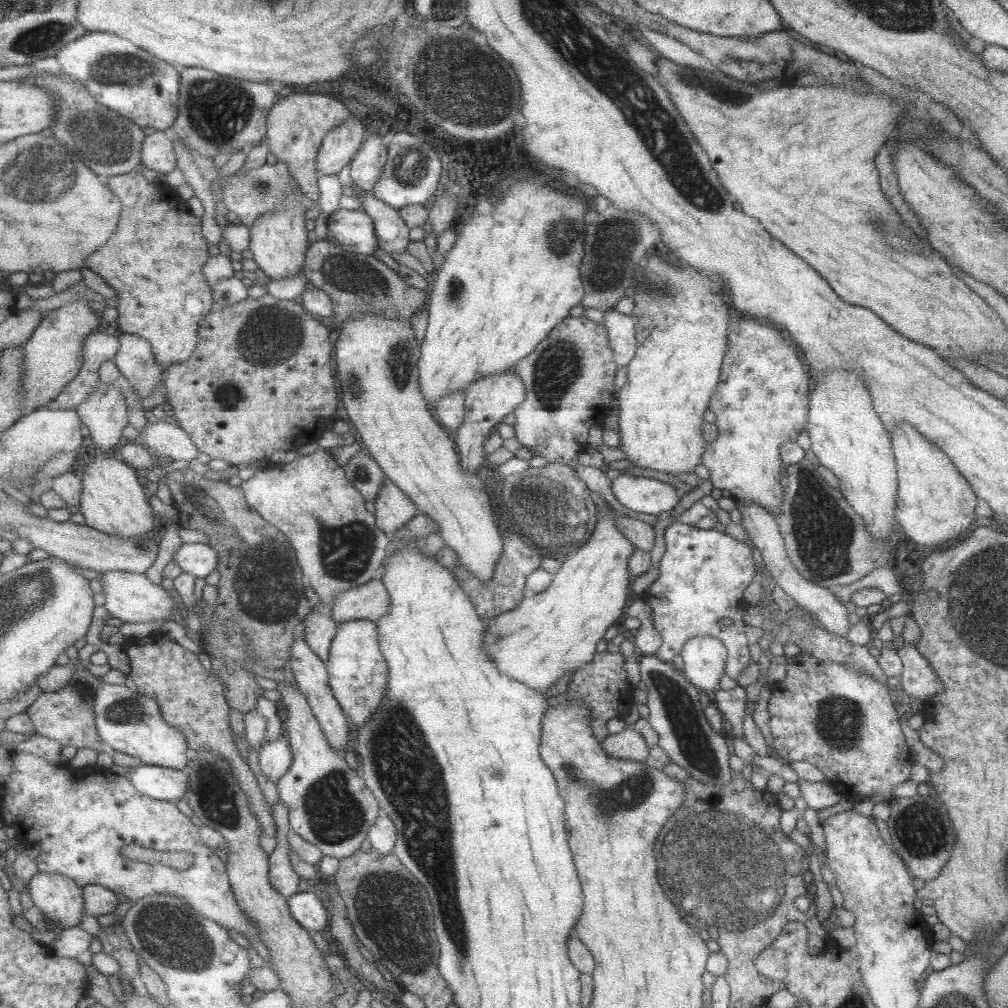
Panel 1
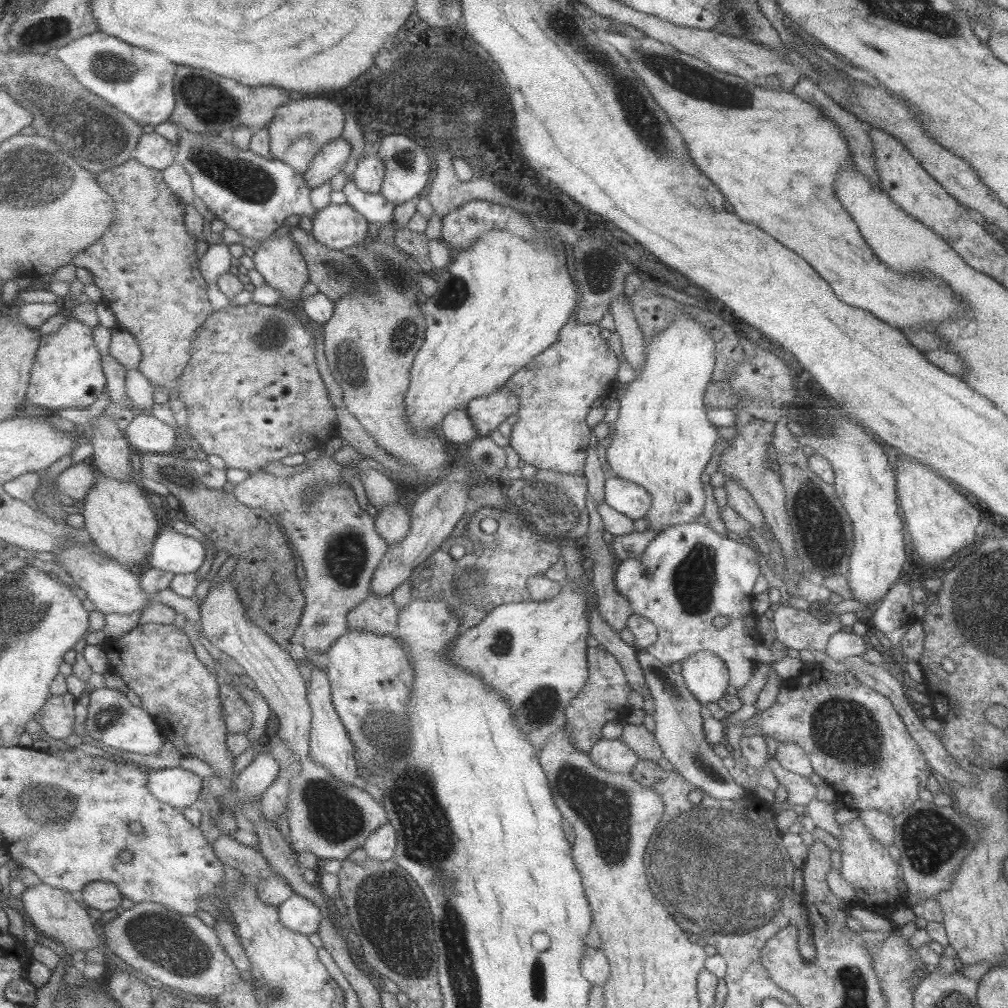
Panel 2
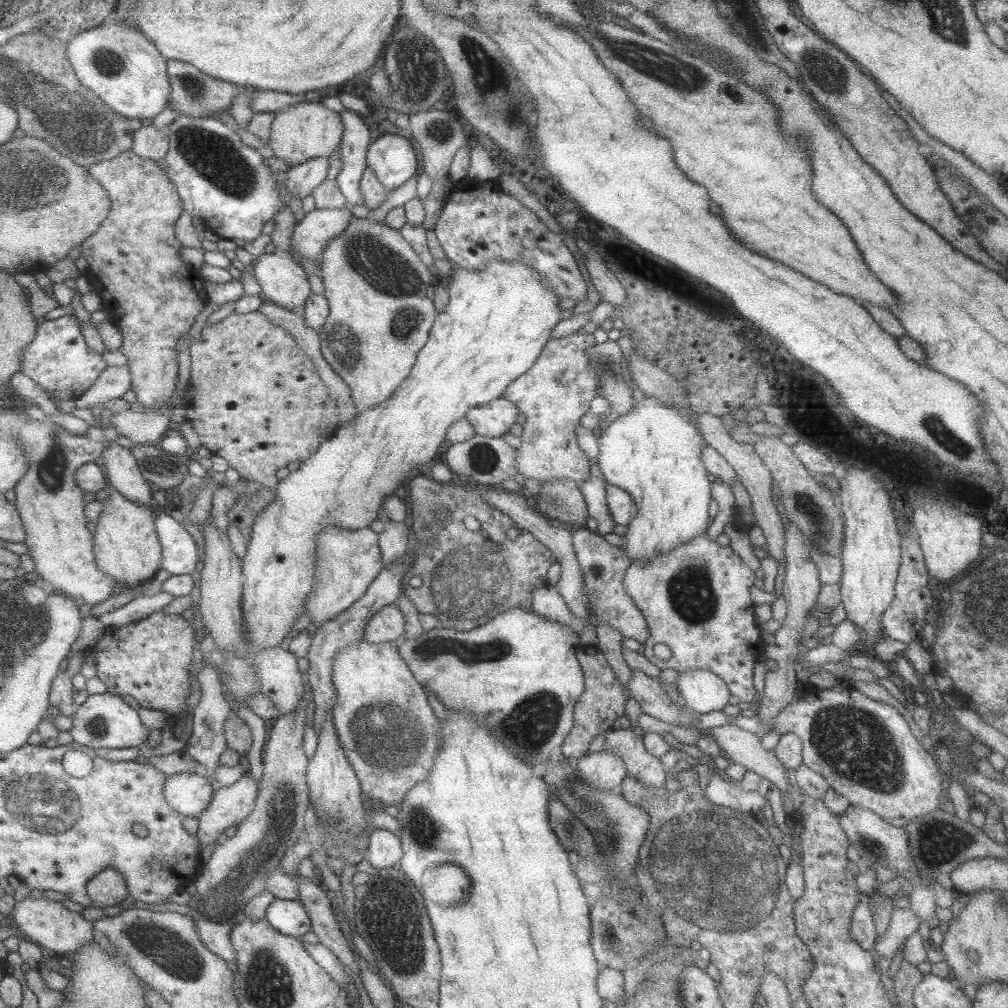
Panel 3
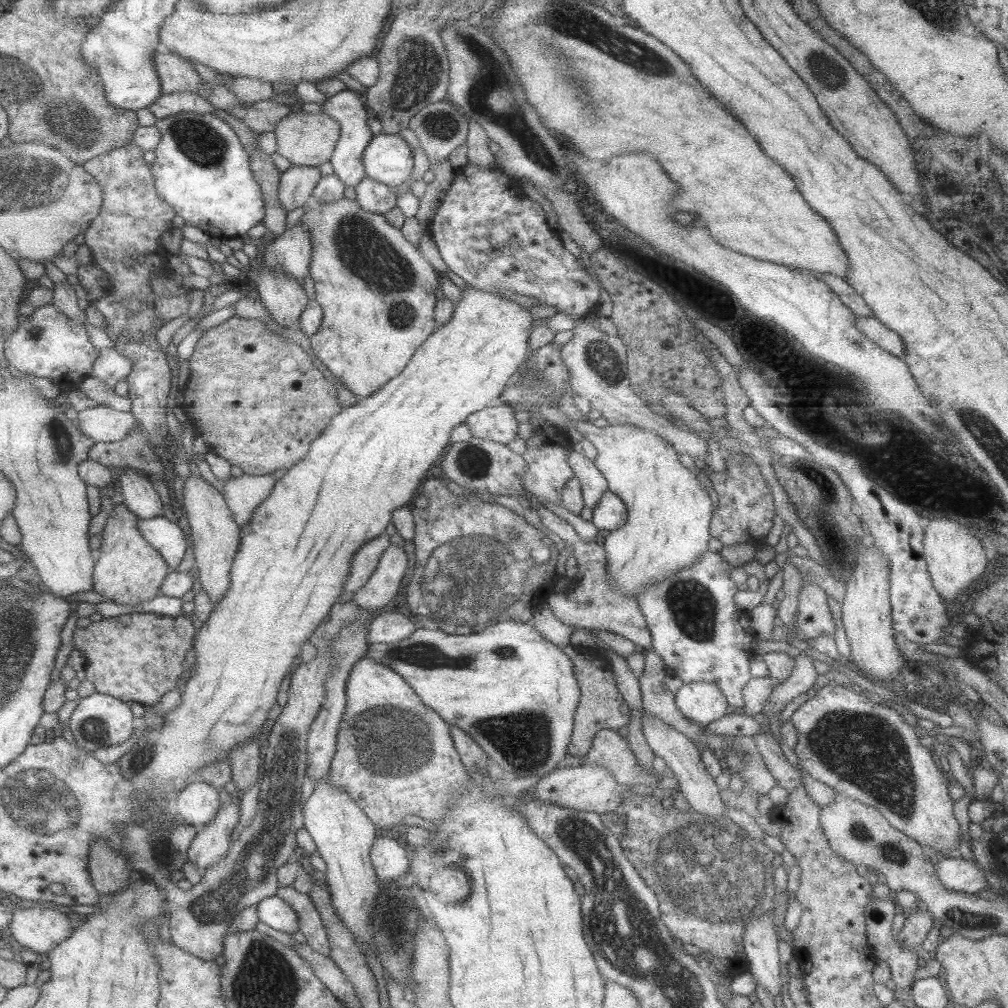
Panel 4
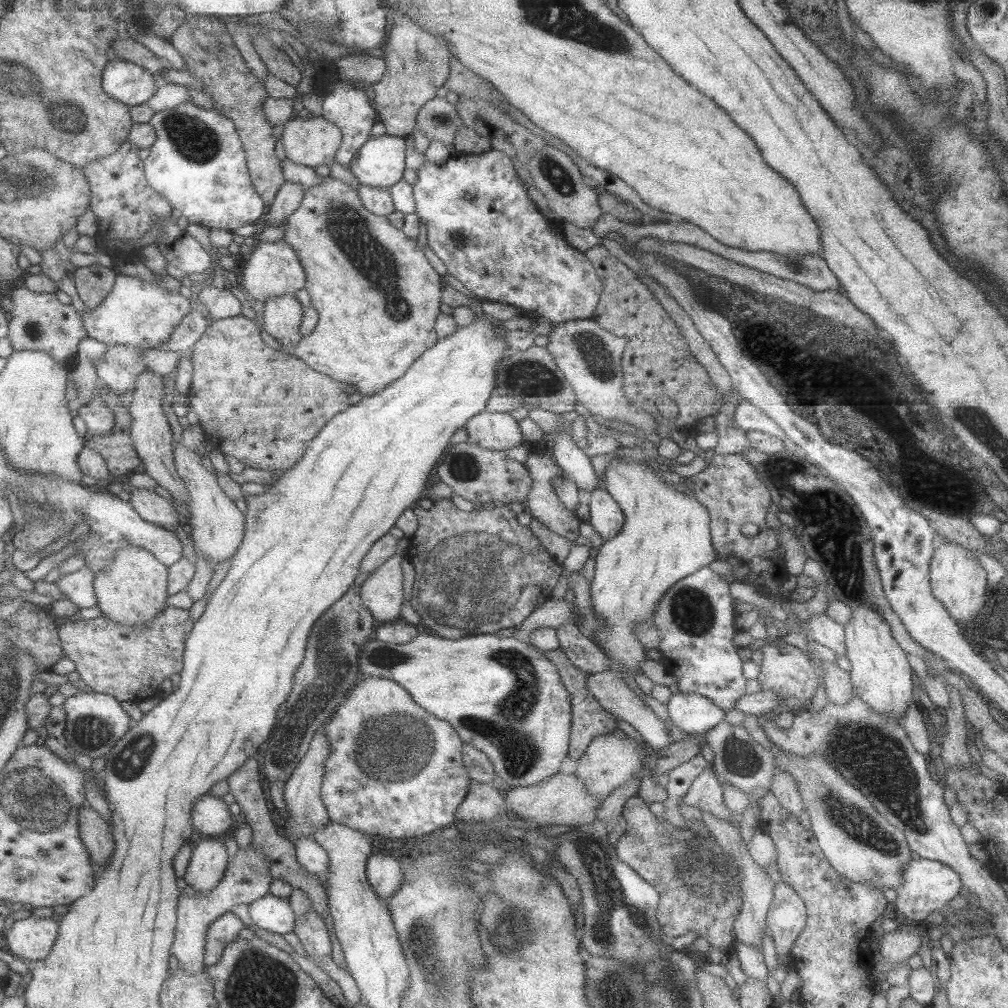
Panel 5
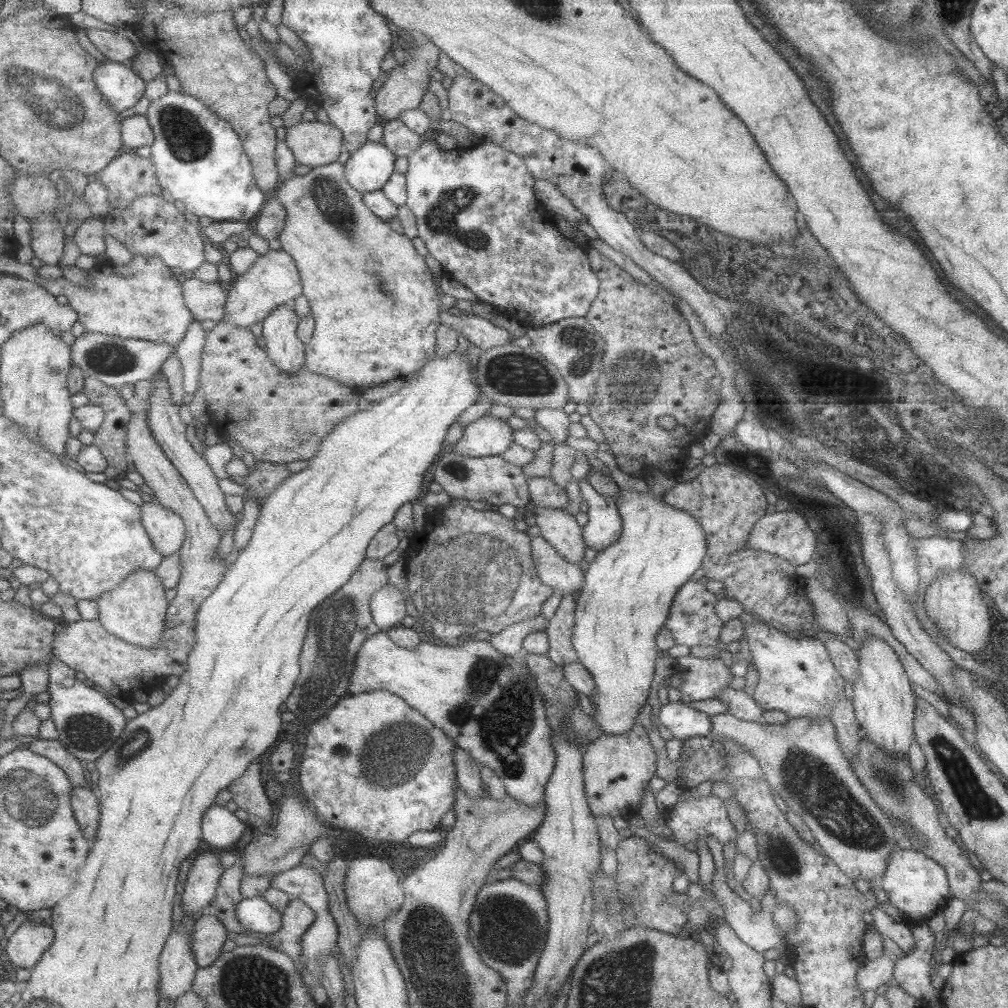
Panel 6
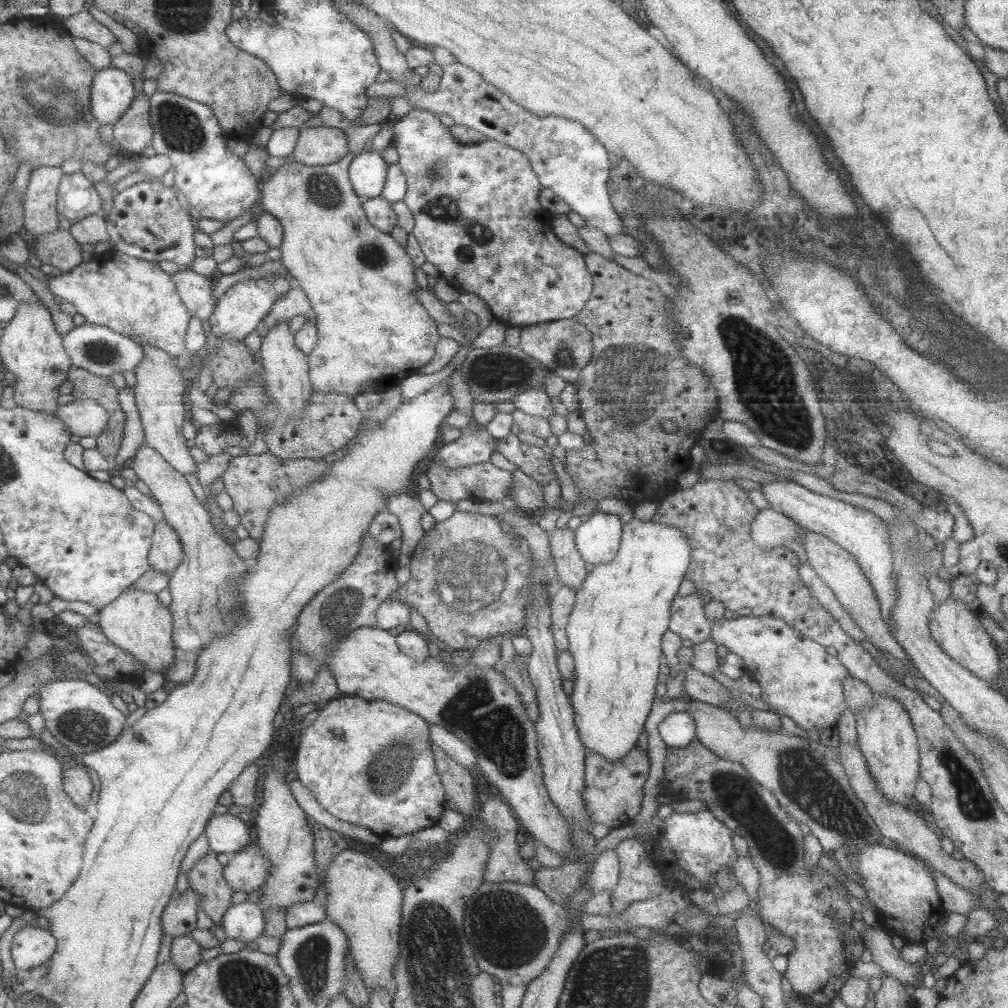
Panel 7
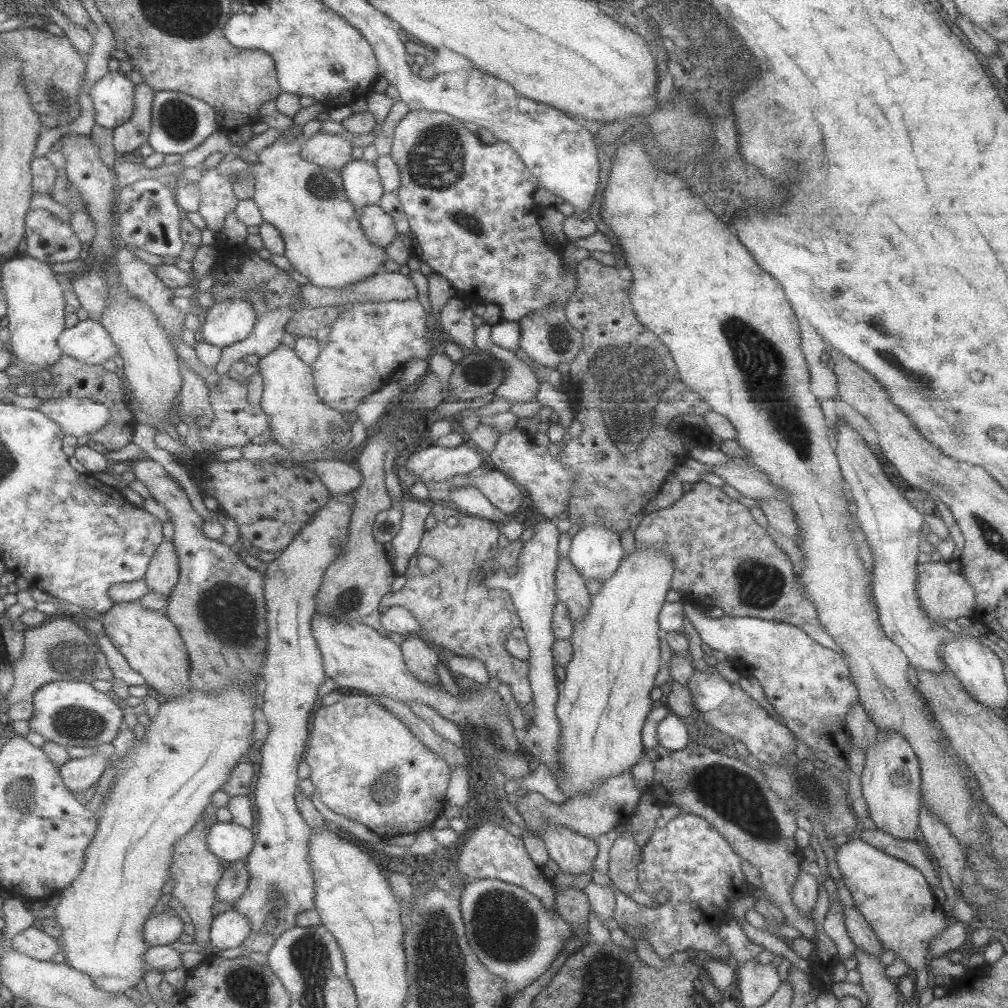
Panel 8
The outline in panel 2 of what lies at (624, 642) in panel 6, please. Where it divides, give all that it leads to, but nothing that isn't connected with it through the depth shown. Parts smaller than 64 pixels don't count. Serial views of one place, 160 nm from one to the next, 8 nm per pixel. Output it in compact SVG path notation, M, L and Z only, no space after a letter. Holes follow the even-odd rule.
M675 314L675 320L657 336L646 342L645 362L635 380L627 385L627 391L619 399L617 418L611 423L611 437L605 442L607 466L610 476L633 482L650 496L649 510L642 516L647 521L647 531L663 530L694 522L702 515L706 501L703 482L699 479L717 442L717 427L706 417L702 403L715 362L714 340L703 332L693 320L683 314Z

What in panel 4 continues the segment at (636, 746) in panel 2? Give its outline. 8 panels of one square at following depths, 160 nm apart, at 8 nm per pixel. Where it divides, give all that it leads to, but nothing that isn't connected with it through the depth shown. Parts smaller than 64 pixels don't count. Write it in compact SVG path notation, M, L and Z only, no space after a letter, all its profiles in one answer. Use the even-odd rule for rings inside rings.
M609 729L597 730L590 749L582 756L581 764L598 764L606 768L620 786L645 785L656 778L647 776L647 771L638 766L627 740L618 735L617 731Z

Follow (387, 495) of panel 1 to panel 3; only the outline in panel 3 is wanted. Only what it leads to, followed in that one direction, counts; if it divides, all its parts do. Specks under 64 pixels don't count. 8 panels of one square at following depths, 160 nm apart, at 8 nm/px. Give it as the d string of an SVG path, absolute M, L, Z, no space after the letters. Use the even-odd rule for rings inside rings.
M390 520L385 524L385 529L379 534L380 546L384 556L384 566L399 562L401 557L409 550L411 534L405 523Z

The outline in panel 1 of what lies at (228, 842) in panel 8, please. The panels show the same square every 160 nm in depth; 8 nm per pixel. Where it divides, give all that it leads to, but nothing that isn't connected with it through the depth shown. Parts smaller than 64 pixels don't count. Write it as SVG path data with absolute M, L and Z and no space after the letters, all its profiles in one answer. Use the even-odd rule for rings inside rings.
M141 763L126 772L137 790L157 800L180 802L189 792L190 778L184 770Z

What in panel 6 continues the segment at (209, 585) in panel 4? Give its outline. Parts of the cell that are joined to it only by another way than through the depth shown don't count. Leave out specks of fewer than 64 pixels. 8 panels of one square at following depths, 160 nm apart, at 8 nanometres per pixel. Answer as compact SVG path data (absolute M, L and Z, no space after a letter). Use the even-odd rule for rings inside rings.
M155 377L152 382L154 382L154 391L149 396L150 407L147 413L149 426L152 427L157 442L160 443L165 454L168 454L168 457L172 459L177 470L187 479L196 497L200 499L201 504L208 511L213 526L221 531L221 536L229 534L229 530L235 530L236 526L239 525L240 516L233 515L233 512L229 511L228 503L226 502L227 494L220 487L220 478L217 478L213 467L187 440L187 424L183 422L183 418L179 414L179 406L175 404L175 400L171 396L169 382L167 382L167 379L160 377Z

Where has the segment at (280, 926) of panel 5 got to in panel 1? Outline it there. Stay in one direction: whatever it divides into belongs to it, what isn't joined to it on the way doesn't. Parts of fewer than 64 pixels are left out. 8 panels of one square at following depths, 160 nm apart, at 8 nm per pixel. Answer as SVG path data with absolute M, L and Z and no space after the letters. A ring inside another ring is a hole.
M311 890L295 893L288 899L293 918L310 932L324 931L331 923L331 910Z

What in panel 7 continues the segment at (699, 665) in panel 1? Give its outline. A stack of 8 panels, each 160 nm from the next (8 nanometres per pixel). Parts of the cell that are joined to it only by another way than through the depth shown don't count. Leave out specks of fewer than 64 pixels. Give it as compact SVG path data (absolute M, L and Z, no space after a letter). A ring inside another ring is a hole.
M684 710L674 712L658 724L657 734L667 747L682 749L695 739L695 725Z

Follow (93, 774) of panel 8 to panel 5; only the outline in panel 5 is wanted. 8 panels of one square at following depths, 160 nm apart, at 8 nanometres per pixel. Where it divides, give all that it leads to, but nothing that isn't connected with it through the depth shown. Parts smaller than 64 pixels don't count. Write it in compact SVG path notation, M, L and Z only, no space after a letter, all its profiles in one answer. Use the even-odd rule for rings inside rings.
M87 804L80 808L80 831L95 868L105 866L117 848L110 822Z

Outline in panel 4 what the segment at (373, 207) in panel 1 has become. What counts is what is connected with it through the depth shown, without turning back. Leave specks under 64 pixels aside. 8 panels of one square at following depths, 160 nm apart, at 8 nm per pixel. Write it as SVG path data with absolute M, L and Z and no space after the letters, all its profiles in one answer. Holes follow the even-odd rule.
M348 89L329 97L321 109L321 112L335 118L342 126L340 141L337 143L336 151L330 160L334 173L339 176L345 186L356 188L368 176L363 158L365 149L368 148L369 143L375 136L371 126L369 126L369 116L371 116L372 112L366 105L363 95Z

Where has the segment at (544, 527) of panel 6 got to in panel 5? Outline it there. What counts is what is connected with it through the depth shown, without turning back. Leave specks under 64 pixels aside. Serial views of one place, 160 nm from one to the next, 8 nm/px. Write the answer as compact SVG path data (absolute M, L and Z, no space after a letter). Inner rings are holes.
M532 450L533 454L529 454L527 460L525 461L525 468L528 470L528 475L531 477L532 485L529 489L526 502L527 510L531 514L531 518L539 521L541 525L547 527L547 530L551 531L557 536L565 538L570 543L575 541L579 535L580 521L576 517L576 514L573 511L565 509L563 504L555 493L555 489L552 486L552 480L555 477L560 476L559 466L554 463L551 457L543 455L539 450Z

